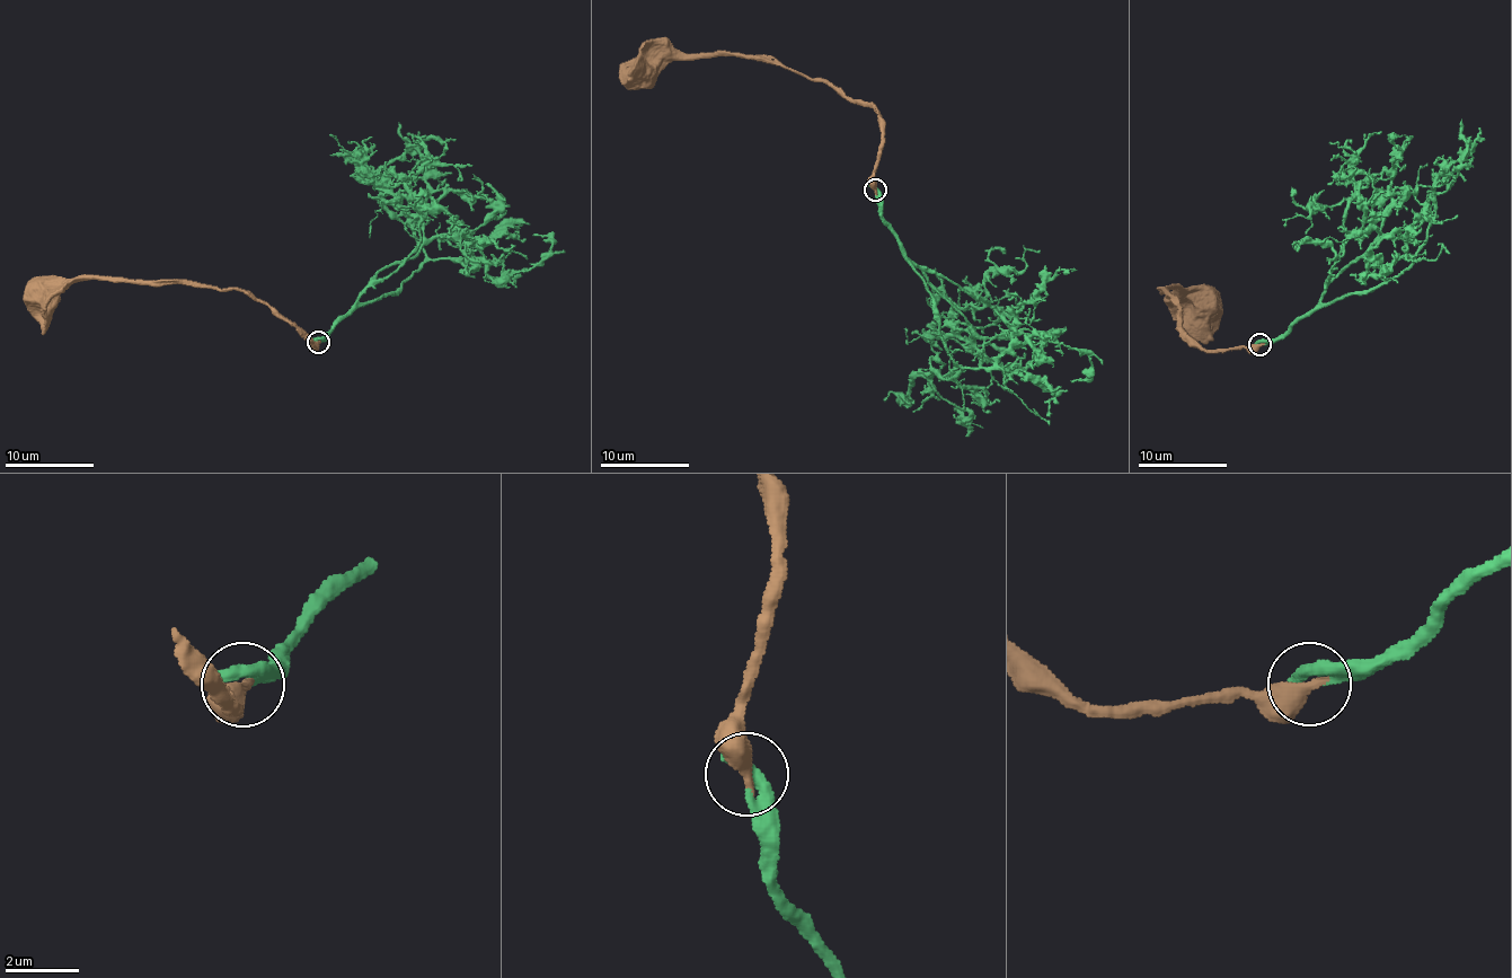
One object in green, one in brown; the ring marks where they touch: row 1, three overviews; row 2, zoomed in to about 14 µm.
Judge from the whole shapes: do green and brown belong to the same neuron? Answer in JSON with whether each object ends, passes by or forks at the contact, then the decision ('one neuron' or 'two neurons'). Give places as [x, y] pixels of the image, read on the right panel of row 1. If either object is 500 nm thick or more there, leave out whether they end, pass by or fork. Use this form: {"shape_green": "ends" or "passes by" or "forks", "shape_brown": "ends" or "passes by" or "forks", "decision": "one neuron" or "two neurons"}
{"decision": "one neuron"}

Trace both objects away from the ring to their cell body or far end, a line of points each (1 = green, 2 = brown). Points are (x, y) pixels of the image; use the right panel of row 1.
1: (1260, 343), (1283, 338), (1301, 317), (1406, 270), (1414, 258), (1376, 260), (1362, 276), (1376, 246), (1403, 231)
2: (1260, 345), (1199, 350), (1181, 327), (1182, 313), (1164, 290), (1191, 288), (1207, 294)

